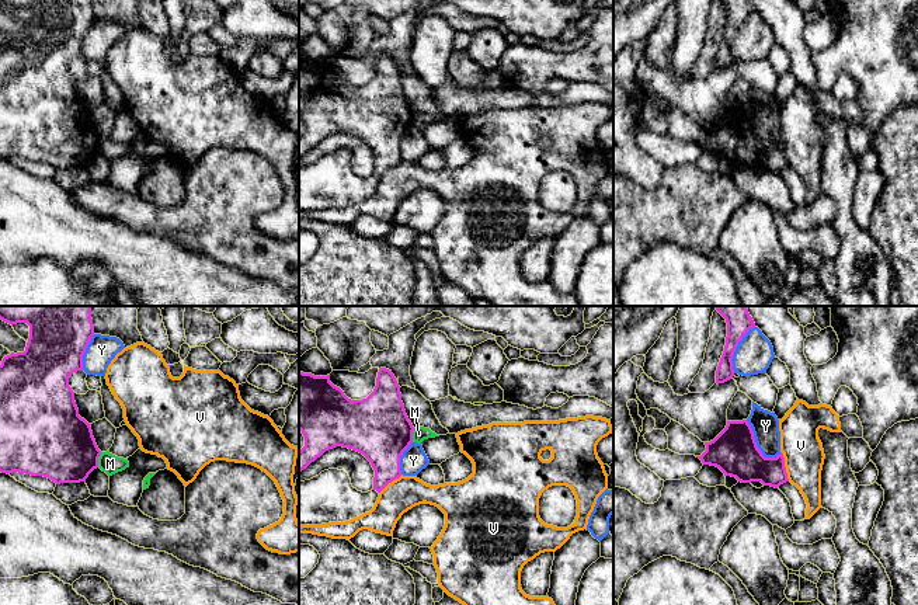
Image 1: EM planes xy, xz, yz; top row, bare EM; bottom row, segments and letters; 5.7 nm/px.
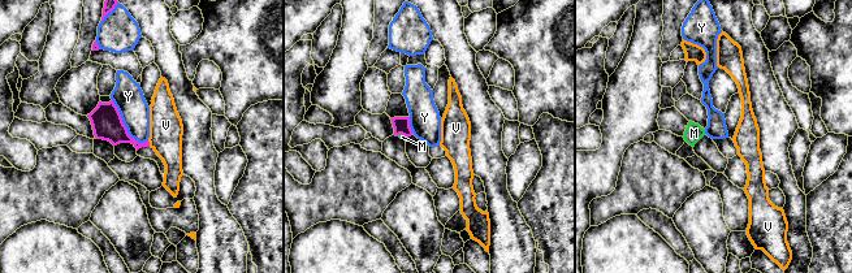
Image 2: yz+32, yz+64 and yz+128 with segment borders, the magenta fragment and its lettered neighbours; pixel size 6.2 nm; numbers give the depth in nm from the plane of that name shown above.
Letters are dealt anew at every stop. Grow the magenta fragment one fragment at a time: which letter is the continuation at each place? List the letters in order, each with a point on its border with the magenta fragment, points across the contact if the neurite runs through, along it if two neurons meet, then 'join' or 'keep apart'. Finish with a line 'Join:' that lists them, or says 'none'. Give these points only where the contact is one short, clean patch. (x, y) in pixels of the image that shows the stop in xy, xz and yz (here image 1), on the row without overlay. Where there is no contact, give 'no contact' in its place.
M: meets magenta in xy at (97, 145); keep apart
V: meets magenta in yz at (783, 152); keep apart
Y: meets magenta in yz at (755, 129); keep apart
Join: none

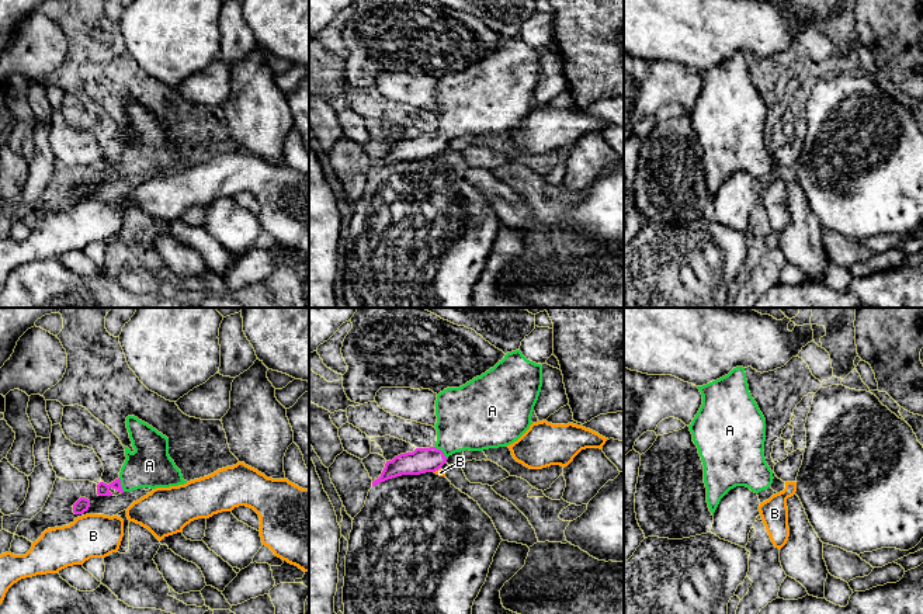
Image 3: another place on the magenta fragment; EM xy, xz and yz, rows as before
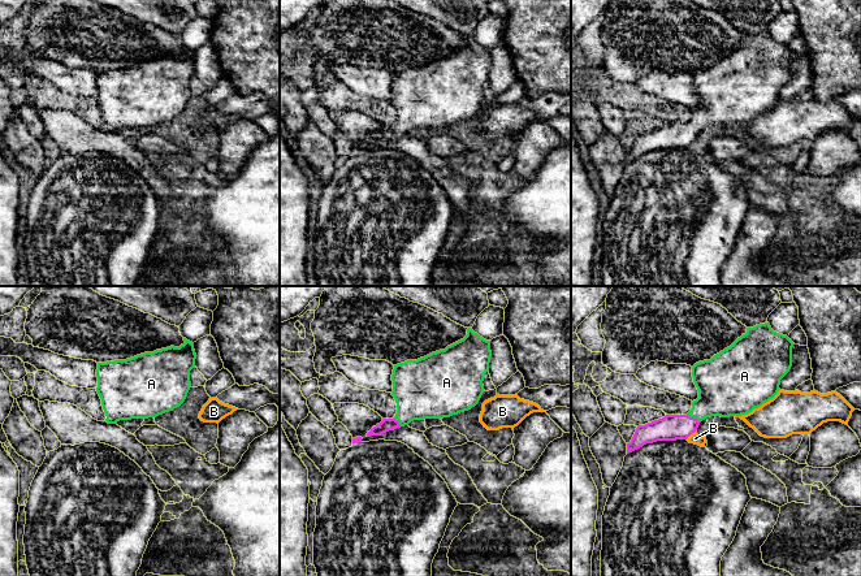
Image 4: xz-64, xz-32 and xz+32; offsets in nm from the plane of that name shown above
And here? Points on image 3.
A: meets magenta in xz at (441, 136); runs through xz (422, 145), (431, 145), (441, 136), (469, 103); join
B: meets magenta in xz at (436, 155); keep apart
Join: A

